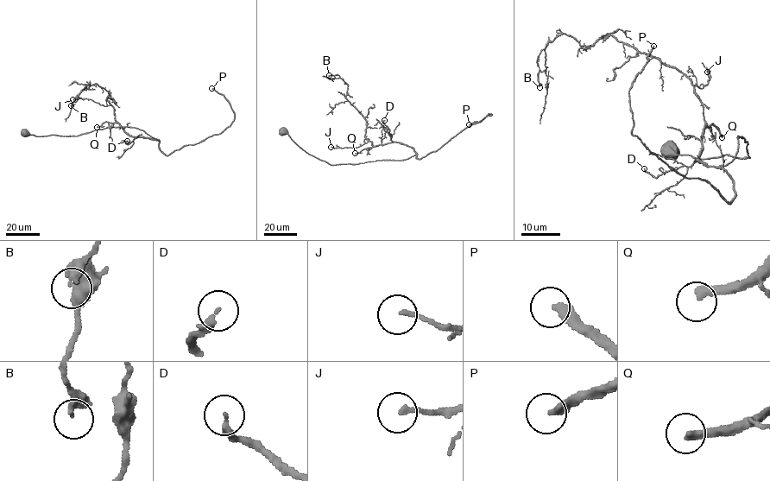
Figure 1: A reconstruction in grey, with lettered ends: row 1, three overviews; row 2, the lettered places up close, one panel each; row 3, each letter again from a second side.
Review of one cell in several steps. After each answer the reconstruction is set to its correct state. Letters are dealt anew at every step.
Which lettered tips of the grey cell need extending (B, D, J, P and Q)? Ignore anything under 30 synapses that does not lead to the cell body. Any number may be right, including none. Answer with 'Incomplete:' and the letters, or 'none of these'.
Incomplete: P, Q

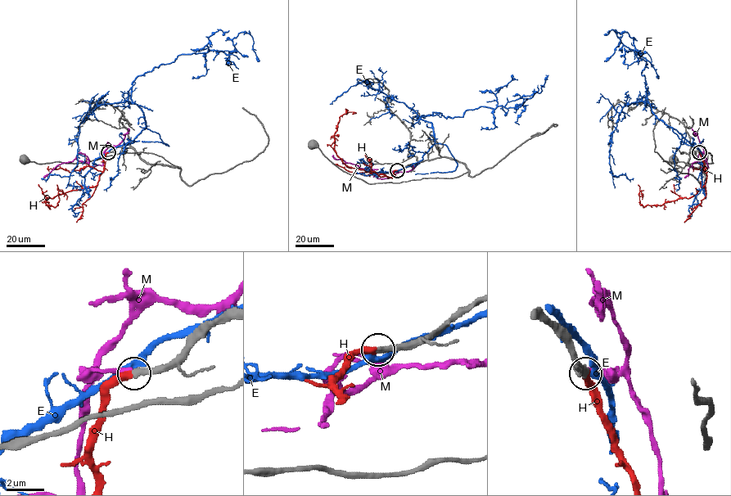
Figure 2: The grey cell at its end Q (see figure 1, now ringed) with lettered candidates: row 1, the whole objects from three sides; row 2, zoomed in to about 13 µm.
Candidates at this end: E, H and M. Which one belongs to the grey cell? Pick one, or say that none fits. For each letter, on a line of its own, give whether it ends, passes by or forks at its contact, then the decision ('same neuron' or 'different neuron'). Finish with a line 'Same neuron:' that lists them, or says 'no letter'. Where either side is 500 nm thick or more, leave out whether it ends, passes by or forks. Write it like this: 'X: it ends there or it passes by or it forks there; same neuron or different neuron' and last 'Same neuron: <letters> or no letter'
E: it passes by; different neuron
H: it ends there; same neuron
M: it ends there; different neuron
Same neuron: H

